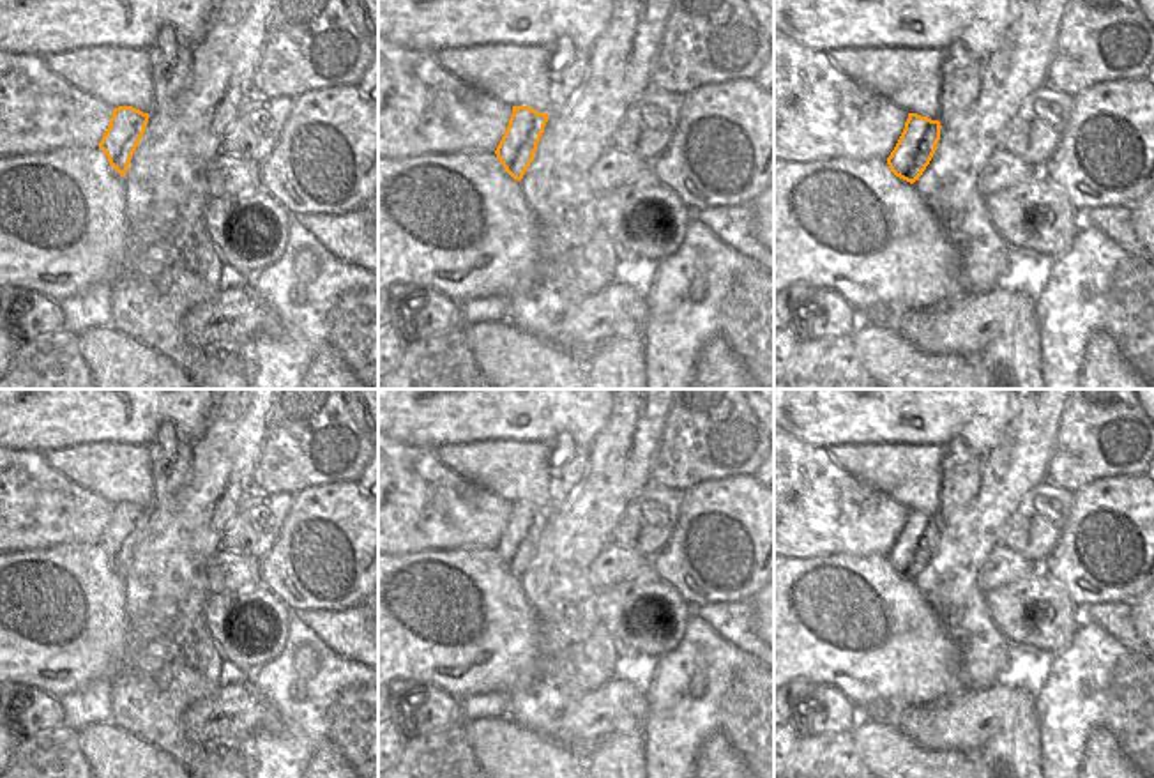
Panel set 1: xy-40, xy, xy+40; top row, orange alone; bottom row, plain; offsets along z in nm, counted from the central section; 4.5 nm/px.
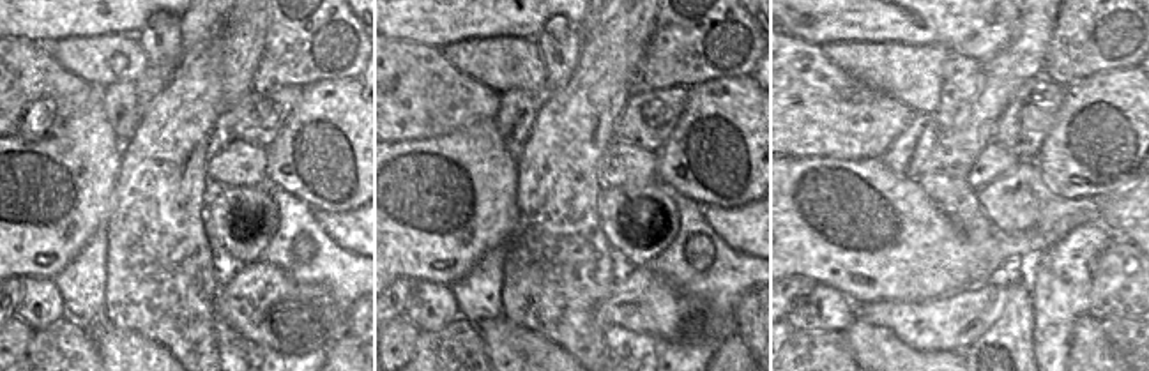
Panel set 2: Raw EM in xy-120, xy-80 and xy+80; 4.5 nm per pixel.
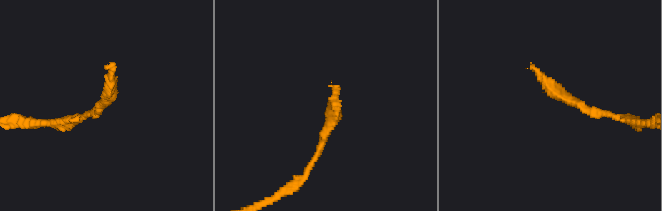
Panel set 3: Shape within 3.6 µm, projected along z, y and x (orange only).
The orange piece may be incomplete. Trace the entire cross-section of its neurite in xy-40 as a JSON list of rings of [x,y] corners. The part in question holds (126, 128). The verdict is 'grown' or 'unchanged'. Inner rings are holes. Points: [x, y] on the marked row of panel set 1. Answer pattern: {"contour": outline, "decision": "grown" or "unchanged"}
{"contour": [[[118,106],[113,110],[110,126],[99,143],[113,170],[125,175],[131,157],[145,133],[148,113],[133,106]]], "decision": "unchanged"}

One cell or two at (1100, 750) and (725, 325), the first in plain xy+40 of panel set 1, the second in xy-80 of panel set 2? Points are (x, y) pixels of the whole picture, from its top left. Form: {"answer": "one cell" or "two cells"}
{"answer": "two cells"}

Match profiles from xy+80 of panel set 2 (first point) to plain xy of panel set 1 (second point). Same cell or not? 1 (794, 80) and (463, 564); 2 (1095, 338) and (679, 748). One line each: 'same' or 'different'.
1: different
2: different

